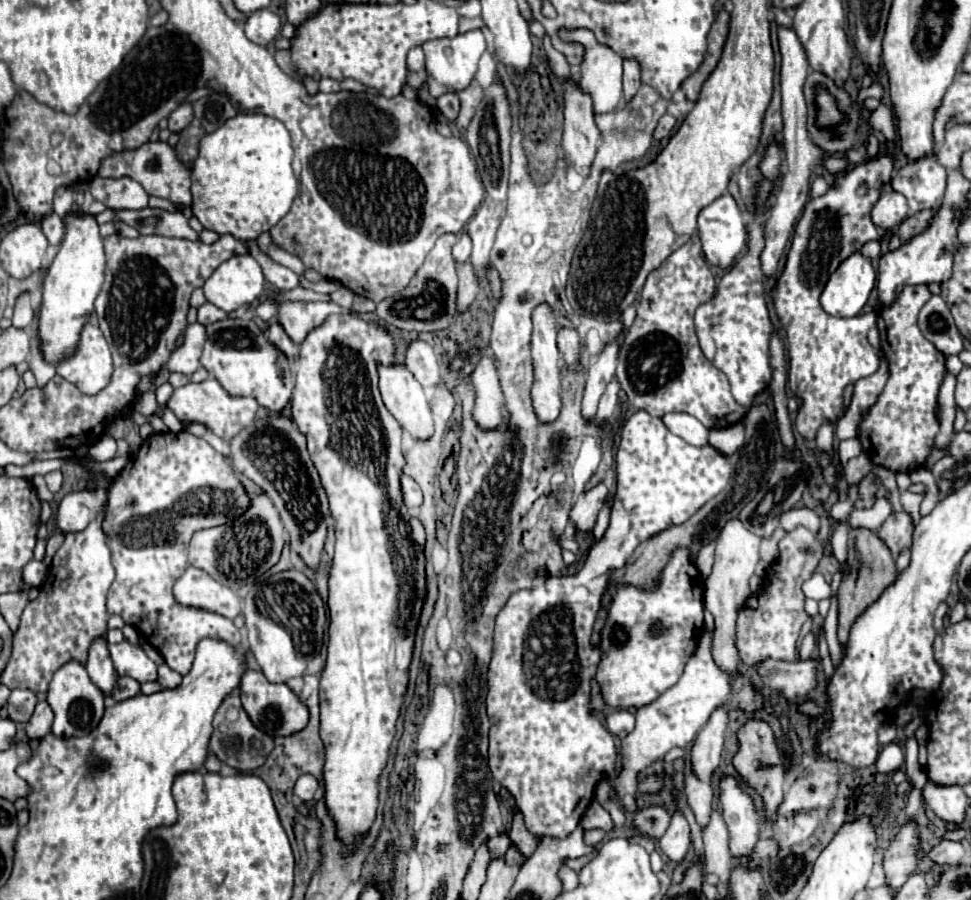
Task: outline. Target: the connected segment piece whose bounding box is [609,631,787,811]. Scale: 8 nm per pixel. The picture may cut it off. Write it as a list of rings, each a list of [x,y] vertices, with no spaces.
[[[709,631],[703,633],[701,639],[699,639],[699,647],[697,647],[695,655],[689,659],[689,663],[685,667],[685,673],[681,675],[681,679],[677,681],[677,685],[671,687],[671,689],[667,689],[659,699],[655,699],[655,703],[649,703],[649,705],[637,709],[637,713],[635,713],[635,719],[637,719],[635,729],[627,737],[621,739],[621,771],[615,777],[609,777],[609,785],[617,793],[617,801],[627,811],[635,811],[637,809],[637,805],[635,805],[635,793],[637,793],[637,777],[639,777],[639,773],[645,771],[655,761],[661,761],[669,753],[671,747],[689,747],[693,743],[695,735],[699,733],[699,729],[707,723],[707,719],[709,719],[709,715],[711,715],[711,711],[715,707],[719,707],[719,705],[737,705],[739,709],[753,713],[753,711],[757,711],[757,709],[763,707],[765,695],[771,699],[773,705],[781,707],[781,705],[787,703],[781,693],[775,693],[775,691],[757,693],[755,685],[759,685],[759,683],[755,683],[753,679],[747,679],[739,689],[729,689],[729,677],[723,675],[723,671],[719,671],[719,667],[715,667],[715,661],[711,659],[711,633]]]

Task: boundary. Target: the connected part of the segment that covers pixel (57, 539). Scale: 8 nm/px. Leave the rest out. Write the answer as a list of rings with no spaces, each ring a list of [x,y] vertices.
[[[55,529],[55,533],[47,539],[47,555],[45,555],[45,565],[51,565],[51,559],[53,559],[53,555],[55,555],[55,551],[59,549],[59,545],[63,543],[63,539],[65,539],[65,535],[63,535],[63,531],[59,531],[59,529]]]

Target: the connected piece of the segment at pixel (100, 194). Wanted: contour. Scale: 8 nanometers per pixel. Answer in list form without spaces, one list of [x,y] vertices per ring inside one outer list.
[[[95,177],[89,187],[91,195],[105,203],[107,207],[119,211],[119,209],[145,209],[147,207],[147,191],[133,181],[131,177],[119,177],[119,179],[101,179]]]

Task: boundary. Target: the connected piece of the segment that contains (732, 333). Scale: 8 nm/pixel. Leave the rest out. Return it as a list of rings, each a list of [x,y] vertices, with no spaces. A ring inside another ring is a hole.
[[[773,143],[765,151],[765,159],[761,163],[761,173],[765,175],[765,183],[761,183],[759,189],[755,221],[747,227],[749,253],[739,257],[739,261],[735,261],[731,271],[727,271],[721,277],[717,285],[719,297],[715,295],[709,303],[701,305],[695,313],[695,329],[703,355],[719,371],[727,375],[733,397],[743,407],[751,407],[753,399],[769,387],[769,381],[773,377],[773,367],[769,361],[769,339],[773,333],[773,323],[769,319],[769,311],[763,297],[763,271],[759,257],[763,251],[763,219],[767,217],[765,199],[771,195],[773,179],[779,175],[779,167],[781,167],[781,147]]]

